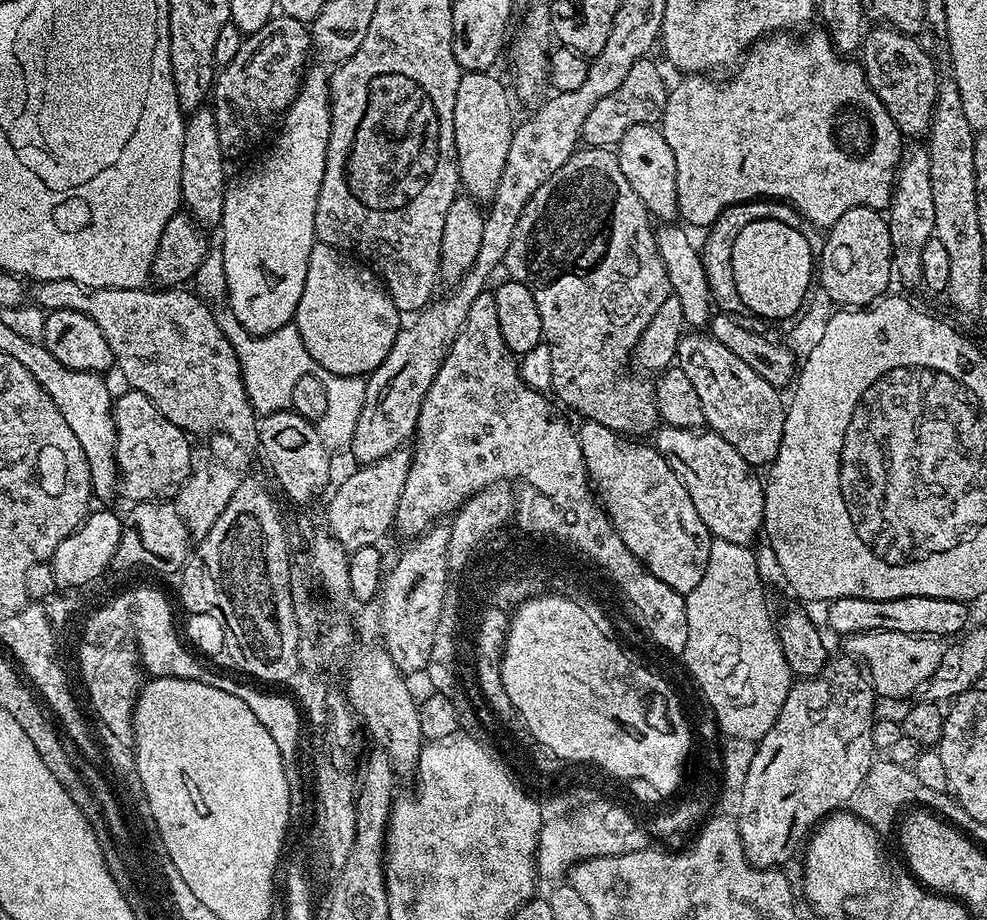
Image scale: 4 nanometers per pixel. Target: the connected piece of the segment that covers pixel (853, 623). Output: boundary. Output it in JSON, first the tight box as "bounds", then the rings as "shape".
{"bounds":[827,596,963,638],"shape":[[[907,596],[889,600],[871,600],[870,598],[838,598],[827,605],[828,624],[840,636],[855,638],[862,632],[901,632],[907,636],[935,636],[949,638],[955,632],[963,633],[963,600],[930,598],[929,596]]]}

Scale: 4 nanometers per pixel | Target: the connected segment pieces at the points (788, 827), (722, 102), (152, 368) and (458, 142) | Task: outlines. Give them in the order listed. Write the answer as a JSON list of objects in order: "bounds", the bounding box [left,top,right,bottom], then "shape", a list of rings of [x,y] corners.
[{"bounds":[738,659,878,868],"shape":[[[829,659],[828,663],[825,664],[824,668],[817,676],[797,679],[795,683],[793,683],[792,689],[786,694],[786,702],[782,702],[782,710],[778,714],[774,726],[770,726],[770,730],[755,745],[753,761],[750,762],[750,770],[747,771],[746,784],[742,789],[742,812],[738,823],[740,833],[742,834],[742,846],[746,850],[748,861],[756,868],[784,866],[784,863],[786,863],[796,851],[799,853],[802,845],[809,839],[810,833],[825,817],[829,817],[837,810],[843,809],[845,805],[852,801],[855,791],[862,786],[863,780],[866,778],[867,772],[873,764],[874,738],[872,737],[872,725],[874,723],[874,717],[877,715],[875,712],[878,697],[872,687],[871,679],[866,675],[865,669],[861,667],[855,659],[852,660]]]},{"bounds":[662,30,901,230],"shape":[[[808,30],[801,40],[791,40],[788,34],[773,34],[753,44],[739,61],[736,73],[729,80],[712,80],[708,74],[688,74],[683,77],[680,85],[673,87],[668,94],[666,110],[662,121],[662,131],[666,142],[670,142],[670,150],[674,150],[674,162],[678,166],[678,216],[685,225],[697,224],[701,230],[707,229],[729,208],[731,204],[742,204],[745,200],[771,198],[776,202],[791,204],[809,225],[817,224],[821,230],[831,228],[846,210],[851,208],[887,209],[892,203],[892,189],[896,182],[898,165],[901,163],[901,133],[897,131],[894,118],[871,89],[870,82],[863,68],[855,59],[837,52],[827,32]]]},{"bounds":[31,280,258,461],"shape":[[[38,280],[31,287],[31,303],[39,304],[48,312],[74,310],[89,316],[98,330],[102,330],[102,338],[110,342],[115,367],[120,367],[120,372],[128,383],[127,387],[131,391],[146,394],[146,398],[154,402],[157,410],[185,434],[209,440],[213,450],[220,455],[217,457],[227,458],[229,461],[257,451],[258,417],[248,397],[236,351],[226,334],[222,334],[222,326],[218,326],[216,321],[216,312],[208,309],[209,305],[195,291],[184,292],[188,290],[175,287],[151,292],[151,287],[148,286],[90,289],[69,280]]]},{"bounds":[454,72,514,202],"shape":[[[464,72],[458,82],[458,94],[454,94],[454,146],[460,182],[463,191],[477,202],[488,202],[495,196],[502,170],[506,166],[506,154],[510,154],[514,119],[510,92],[509,96],[503,82],[492,72]]]}]

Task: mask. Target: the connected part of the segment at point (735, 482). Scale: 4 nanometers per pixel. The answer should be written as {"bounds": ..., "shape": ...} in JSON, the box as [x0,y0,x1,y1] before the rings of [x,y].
{"bounds":[654,426,764,545],"shape":[[[660,426],[654,433],[654,447],[686,486],[690,502],[694,502],[694,510],[698,510],[698,518],[702,518],[715,539],[751,545],[752,539],[761,535],[764,484],[761,477],[759,480],[752,473],[755,472],[753,465],[747,464],[730,442],[711,430]]]}

